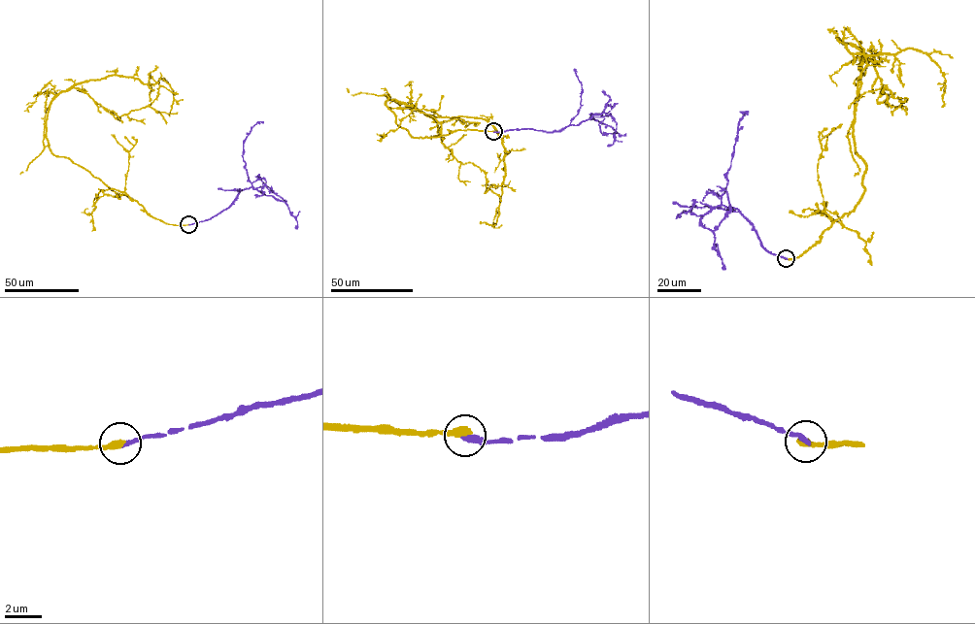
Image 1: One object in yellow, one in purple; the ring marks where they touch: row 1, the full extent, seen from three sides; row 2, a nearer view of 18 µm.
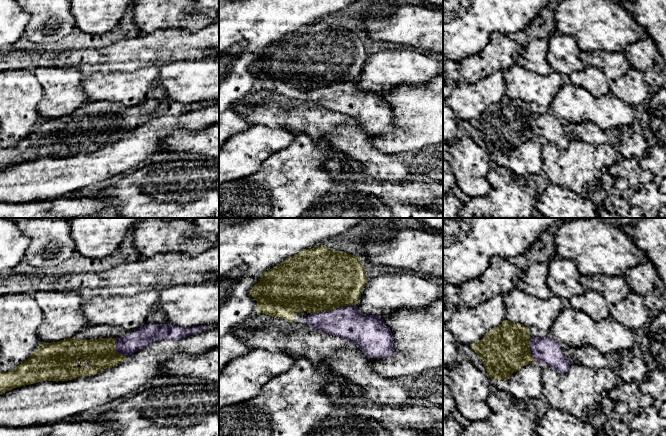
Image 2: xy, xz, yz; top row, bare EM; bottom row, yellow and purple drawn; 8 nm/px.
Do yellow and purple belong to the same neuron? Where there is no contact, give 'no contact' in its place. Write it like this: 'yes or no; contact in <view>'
yes; contact in xz

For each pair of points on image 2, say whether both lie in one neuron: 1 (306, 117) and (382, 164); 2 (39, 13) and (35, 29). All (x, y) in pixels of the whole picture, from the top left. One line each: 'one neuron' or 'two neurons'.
1: one neuron
2: one neuron

